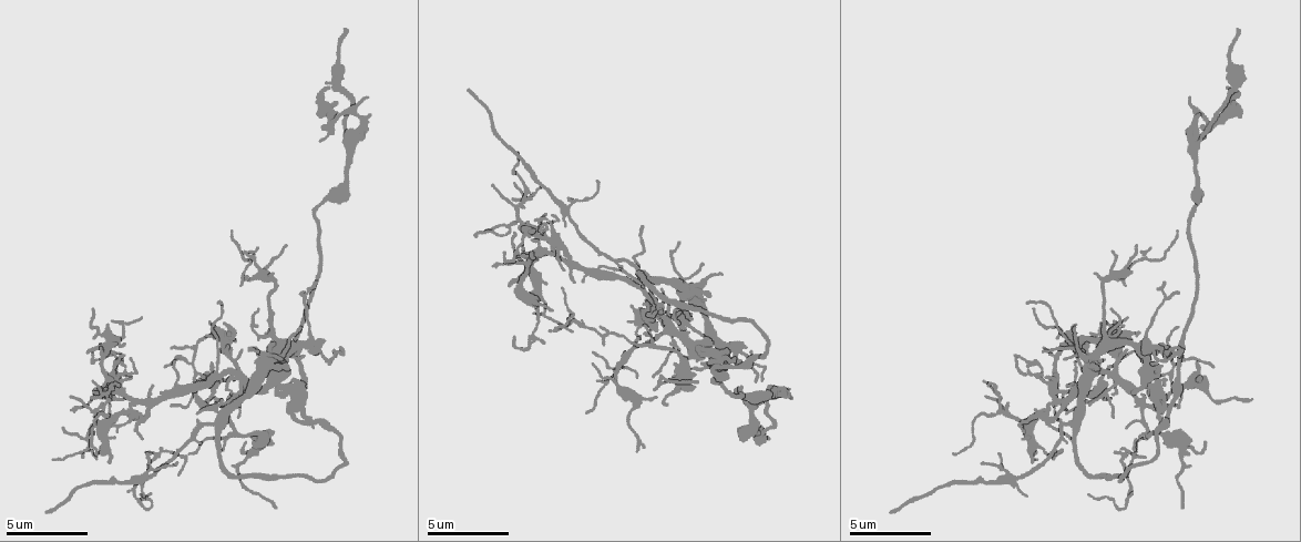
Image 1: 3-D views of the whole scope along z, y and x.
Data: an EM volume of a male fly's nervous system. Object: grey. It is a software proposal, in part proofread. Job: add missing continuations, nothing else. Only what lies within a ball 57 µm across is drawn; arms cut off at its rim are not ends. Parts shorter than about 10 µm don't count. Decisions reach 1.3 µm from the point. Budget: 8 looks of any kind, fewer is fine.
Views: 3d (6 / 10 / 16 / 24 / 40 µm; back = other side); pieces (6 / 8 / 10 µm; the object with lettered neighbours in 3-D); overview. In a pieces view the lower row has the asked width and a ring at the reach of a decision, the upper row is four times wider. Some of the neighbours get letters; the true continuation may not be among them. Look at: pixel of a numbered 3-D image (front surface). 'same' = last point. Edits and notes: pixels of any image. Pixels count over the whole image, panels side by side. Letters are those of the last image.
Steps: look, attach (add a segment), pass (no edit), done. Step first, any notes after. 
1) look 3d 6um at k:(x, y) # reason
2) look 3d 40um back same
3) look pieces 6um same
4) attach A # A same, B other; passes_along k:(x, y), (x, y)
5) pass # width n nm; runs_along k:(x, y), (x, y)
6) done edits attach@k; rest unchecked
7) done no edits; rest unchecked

look pieces 6um at 1:(548, 214) # thin end

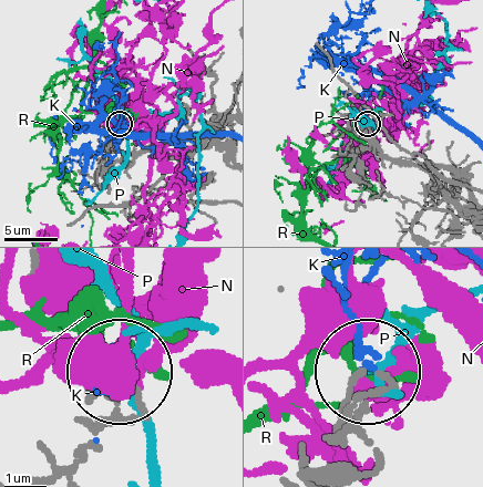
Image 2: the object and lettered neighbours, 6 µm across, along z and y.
pass # width 150 nm; K other, N other, P other, R other; runs_along 2:(350, 428), (365, 380); none of them fits

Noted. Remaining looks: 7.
look pieces 10um at 1:(243, 443) # tapers out

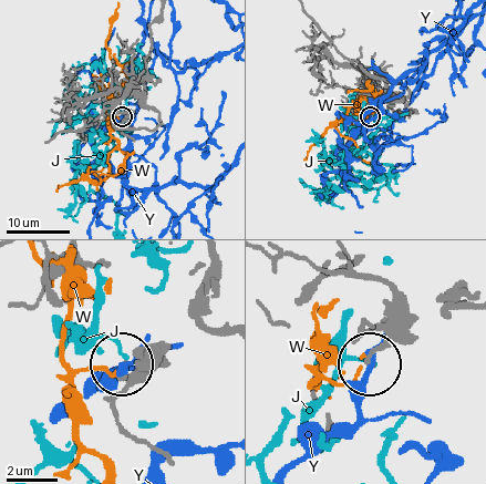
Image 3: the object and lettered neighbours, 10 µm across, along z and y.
pass # J other, W other, Y other; no lettered segment goes on from it

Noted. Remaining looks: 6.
look pieces 8um at 1:(1108, 321) # branch stops here

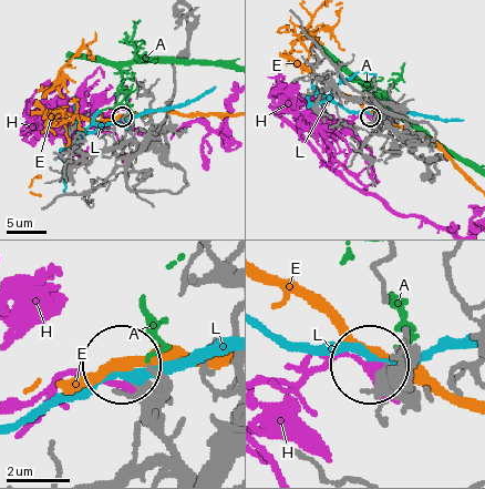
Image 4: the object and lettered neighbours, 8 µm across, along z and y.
pass # width 200 nm; A other, E other, H other, L other; none of them fits

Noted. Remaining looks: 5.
look pieces 8um at 1:(512, 283) # branch stops here

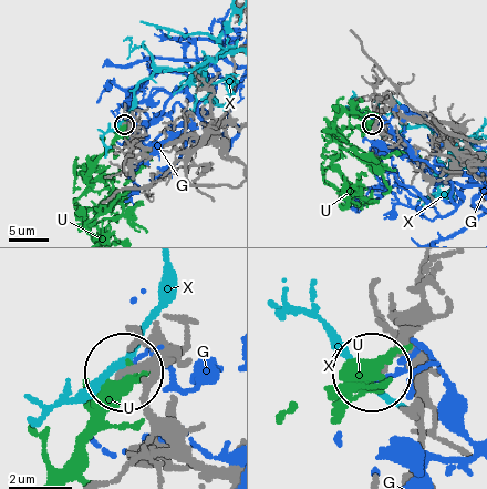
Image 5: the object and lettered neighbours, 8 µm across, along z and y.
pass # G other, U other, X other; none of them fits

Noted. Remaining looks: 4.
done no edits; rest unchecked

